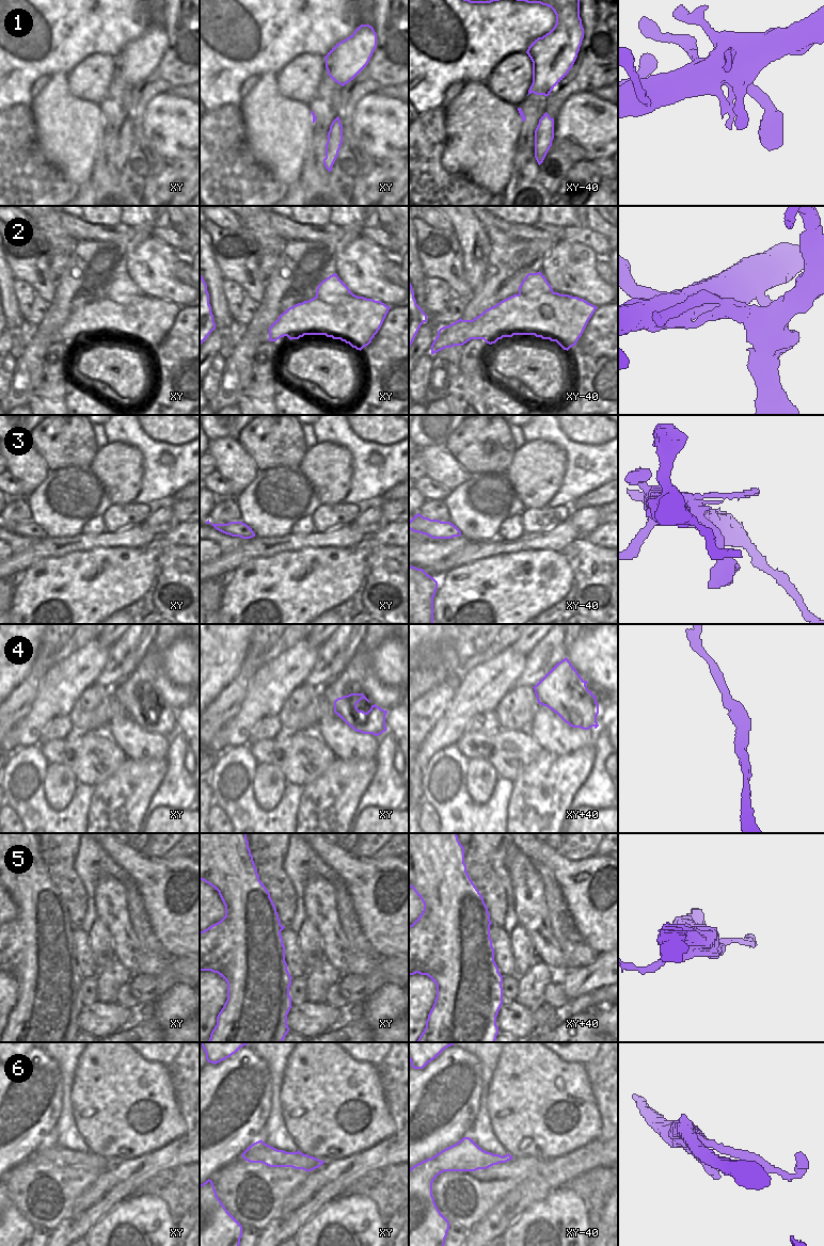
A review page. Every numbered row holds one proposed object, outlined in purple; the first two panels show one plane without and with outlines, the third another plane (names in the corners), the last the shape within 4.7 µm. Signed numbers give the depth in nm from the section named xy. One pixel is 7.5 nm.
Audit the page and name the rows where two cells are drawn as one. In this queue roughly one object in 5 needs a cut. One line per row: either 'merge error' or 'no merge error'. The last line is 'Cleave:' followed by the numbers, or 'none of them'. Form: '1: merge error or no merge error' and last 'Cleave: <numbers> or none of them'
1: no merge error
2: merge error
3: no merge error
4: merge error
5: merge error
6: no merge error
Cleave: 2, 4, 5

